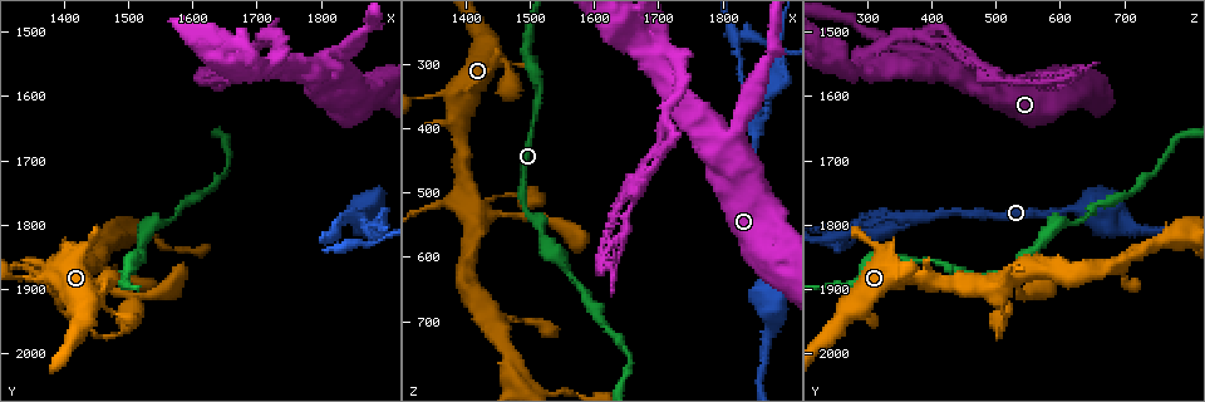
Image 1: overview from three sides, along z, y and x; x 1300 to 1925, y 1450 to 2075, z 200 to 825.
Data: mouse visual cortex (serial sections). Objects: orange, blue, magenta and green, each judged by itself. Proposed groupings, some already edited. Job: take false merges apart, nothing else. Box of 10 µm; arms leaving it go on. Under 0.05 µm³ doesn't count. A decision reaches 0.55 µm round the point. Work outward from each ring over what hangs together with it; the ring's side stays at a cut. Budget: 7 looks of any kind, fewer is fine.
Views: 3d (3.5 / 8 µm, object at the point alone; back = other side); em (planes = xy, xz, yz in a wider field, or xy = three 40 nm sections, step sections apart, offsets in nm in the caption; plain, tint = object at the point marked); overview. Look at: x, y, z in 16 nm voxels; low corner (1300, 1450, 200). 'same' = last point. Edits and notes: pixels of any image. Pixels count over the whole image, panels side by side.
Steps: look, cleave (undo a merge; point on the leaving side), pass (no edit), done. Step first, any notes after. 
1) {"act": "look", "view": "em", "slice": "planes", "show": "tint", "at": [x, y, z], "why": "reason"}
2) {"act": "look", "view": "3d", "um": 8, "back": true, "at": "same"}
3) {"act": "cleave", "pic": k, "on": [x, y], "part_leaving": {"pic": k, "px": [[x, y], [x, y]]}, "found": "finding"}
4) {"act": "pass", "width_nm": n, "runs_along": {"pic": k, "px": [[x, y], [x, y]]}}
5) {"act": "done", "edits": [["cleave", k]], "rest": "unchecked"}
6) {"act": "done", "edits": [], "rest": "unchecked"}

{"act": "look", "view": "3d", "um": 8, "at": [1850, 1785, 375]}

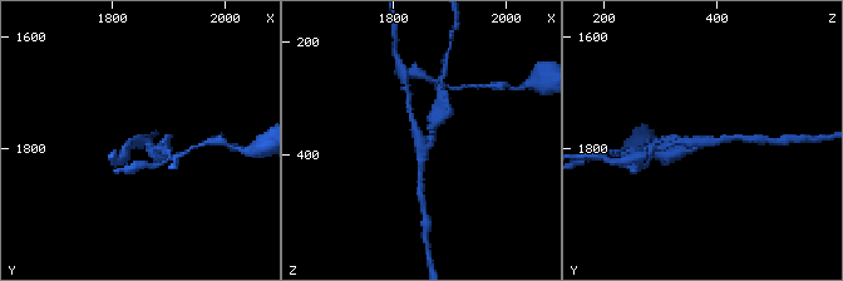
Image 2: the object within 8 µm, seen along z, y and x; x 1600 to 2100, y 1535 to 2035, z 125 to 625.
{"act": "look", "view": "3d", "um": 3.5, "at": "same"}

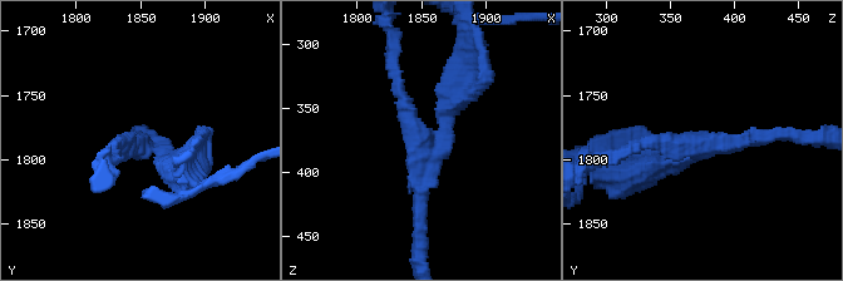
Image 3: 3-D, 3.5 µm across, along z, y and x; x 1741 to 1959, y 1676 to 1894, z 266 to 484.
{"act": "cleave", "pic": 3, "on": [447, 87], "part_leaving": {"pic": 3, "px": [[437, 136], [468, 70], [464, 33]]}, "found": "two cells meet here"}

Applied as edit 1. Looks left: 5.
{"act": "look", "view": "3d", "um": 3.5, "at": [1820, 1825, 260], "why": "three-way junction"}

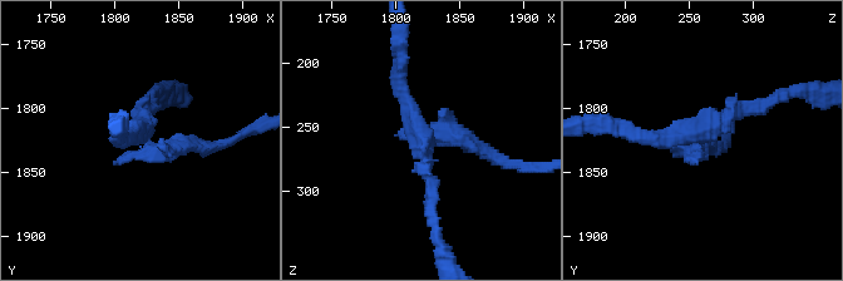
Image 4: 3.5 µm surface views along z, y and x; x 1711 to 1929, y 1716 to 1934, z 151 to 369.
{"act": "look", "view": "em", "slice": "xy", "step": 5, "show": "tint", "at": [1820, 1824, 256], "arms": 3, "arm_widths_nm": [200, 200, 200], "why": "shape alone is not enough"}

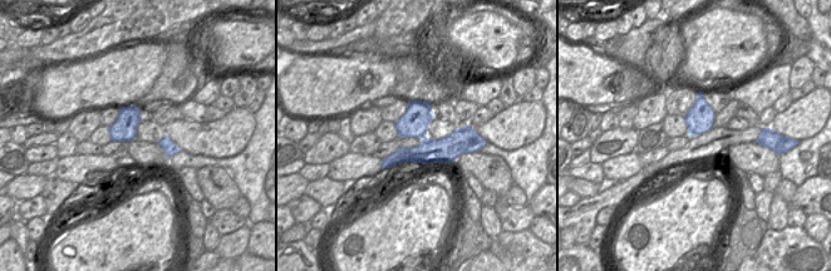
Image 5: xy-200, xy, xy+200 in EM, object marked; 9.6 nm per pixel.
{"act": "look", "view": "em", "slice": "xy", "step": 3, "show": "tint", "at": "same"}

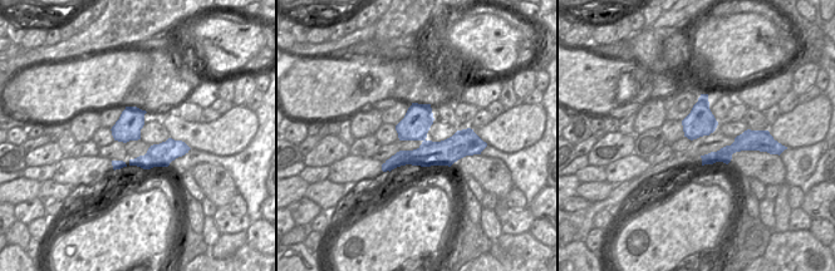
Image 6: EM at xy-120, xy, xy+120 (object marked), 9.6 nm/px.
{"act": "cleave", "pic": 4, "on": [192, 144], "width_nm": 280, "part_leaving": {"pic": 4, "px": [[148, 146], [222, 146], [260, 127]]}, "found": "a second cell is stuck on"}

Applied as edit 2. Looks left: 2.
{"act": "look", "view": "3d", "um": 8, "at": [1825, 1535, 405], "why": "thin neck"}

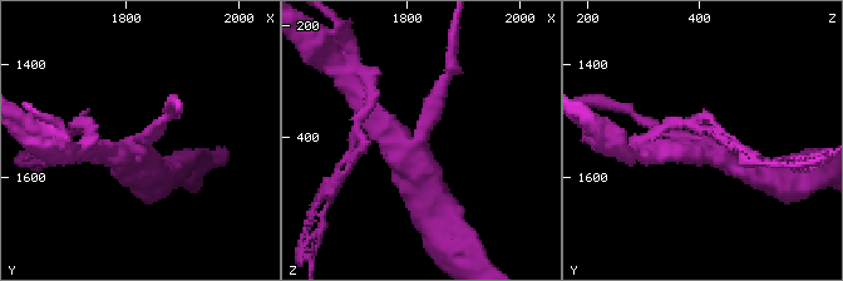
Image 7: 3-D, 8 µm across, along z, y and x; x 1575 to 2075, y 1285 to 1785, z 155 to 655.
{"act": "look", "view": "em", "slice": "xy", "step": 1, "show": "tint", "at": "same", "arm_widths_nm": [400, 500], "why": "shape alone is not enough"}

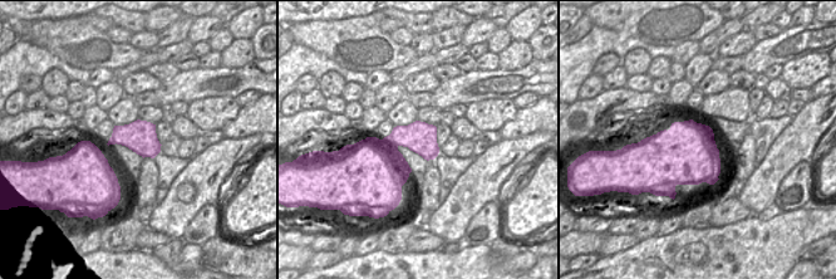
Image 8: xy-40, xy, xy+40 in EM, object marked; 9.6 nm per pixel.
{"act": "cleave", "pic": 7, "on": [423, 121], "part_leaving": {"pic": 7, "px": [[418, 142], [437, 97]]}, "found": "two cells meet here"}

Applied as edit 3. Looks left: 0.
{"act": "done", "edits": [["cleave", 3], ["cleave", 4], ["cleave", 7]], "rest": "unchecked"}

